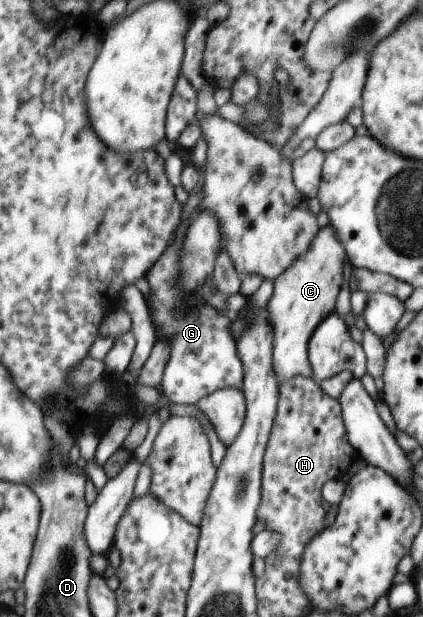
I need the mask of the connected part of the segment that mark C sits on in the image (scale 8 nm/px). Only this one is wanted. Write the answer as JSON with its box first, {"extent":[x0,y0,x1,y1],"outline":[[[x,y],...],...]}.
{"extent":[266,223,346,385],"outline":[[[326,223],[318,228],[314,239],[310,241],[306,253],[302,253],[274,280],[273,292],[266,304],[268,311],[268,325],[272,329],[273,339],[273,373],[277,385],[294,377],[313,374],[307,358],[307,343],[316,329],[332,313],[334,297],[340,291],[342,283],[342,263],[344,263],[346,249],[338,241],[334,227]]]}

